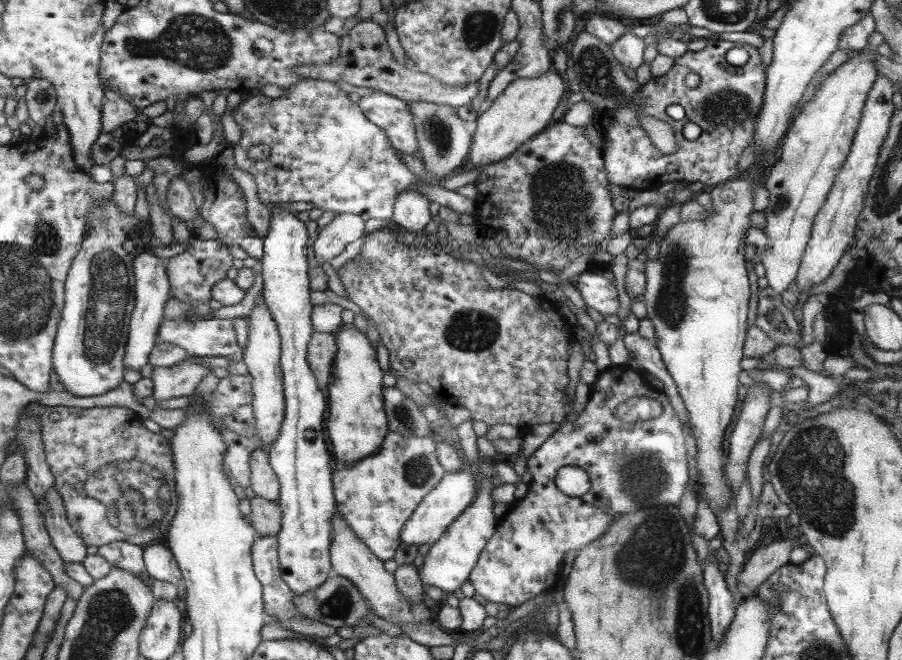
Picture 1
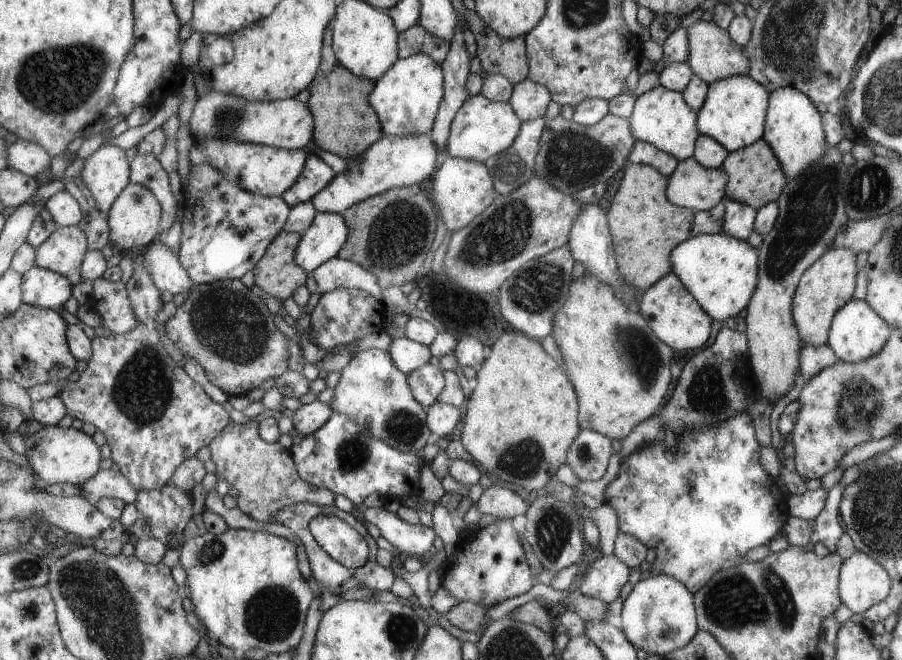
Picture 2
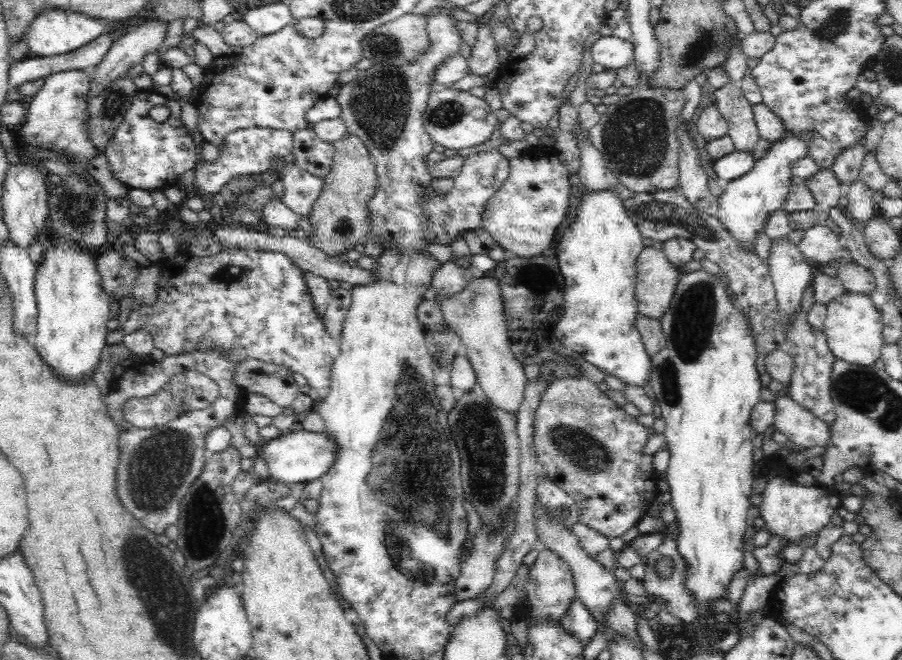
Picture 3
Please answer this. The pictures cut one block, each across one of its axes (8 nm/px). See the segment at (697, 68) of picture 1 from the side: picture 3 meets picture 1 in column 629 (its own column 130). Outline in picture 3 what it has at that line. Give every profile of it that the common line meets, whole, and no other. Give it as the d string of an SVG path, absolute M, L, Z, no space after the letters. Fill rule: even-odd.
M139 90L134 94L131 107L104 152L114 178L130 189L154 191L176 186L180 174L197 166L199 150L180 119L181 105L156 90ZM162 104L171 108L172 117L158 123L150 117L150 110Z

